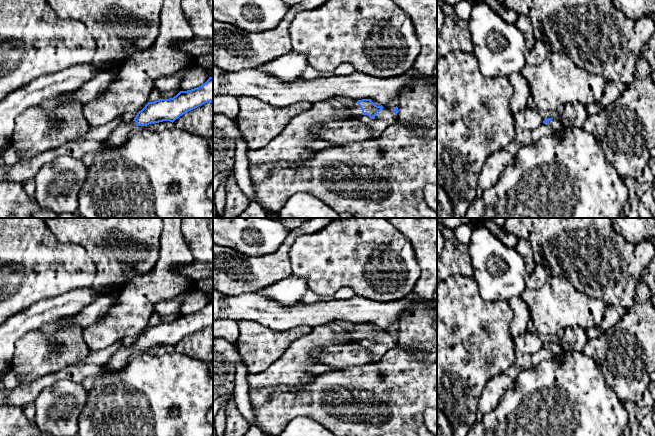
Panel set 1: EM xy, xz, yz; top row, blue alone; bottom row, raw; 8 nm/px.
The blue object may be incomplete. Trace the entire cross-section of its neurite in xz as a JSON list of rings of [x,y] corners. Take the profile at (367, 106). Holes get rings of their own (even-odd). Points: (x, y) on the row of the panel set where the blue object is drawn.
[[[371,99],[358,100],[352,108],[343,107],[337,116],[337,119],[358,119],[362,115],[368,115],[370,118],[375,118],[376,114],[384,107],[375,105]]]

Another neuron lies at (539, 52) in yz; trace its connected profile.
[[[537,41],[531,50],[526,51],[527,64],[531,66],[541,64],[547,58],[549,52],[549,48],[543,42]]]

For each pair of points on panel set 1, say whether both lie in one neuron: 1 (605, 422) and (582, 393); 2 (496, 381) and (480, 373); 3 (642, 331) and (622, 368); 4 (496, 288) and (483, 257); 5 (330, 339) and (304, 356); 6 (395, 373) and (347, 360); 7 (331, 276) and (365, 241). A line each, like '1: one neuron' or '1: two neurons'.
1: one neuron
2: two neurons
3: one neuron
4: one neuron
5: one neuron
6: two neurons
7: one neuron

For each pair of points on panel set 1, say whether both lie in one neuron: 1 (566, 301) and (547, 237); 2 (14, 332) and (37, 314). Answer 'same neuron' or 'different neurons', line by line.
1: different neurons
2: same neuron

